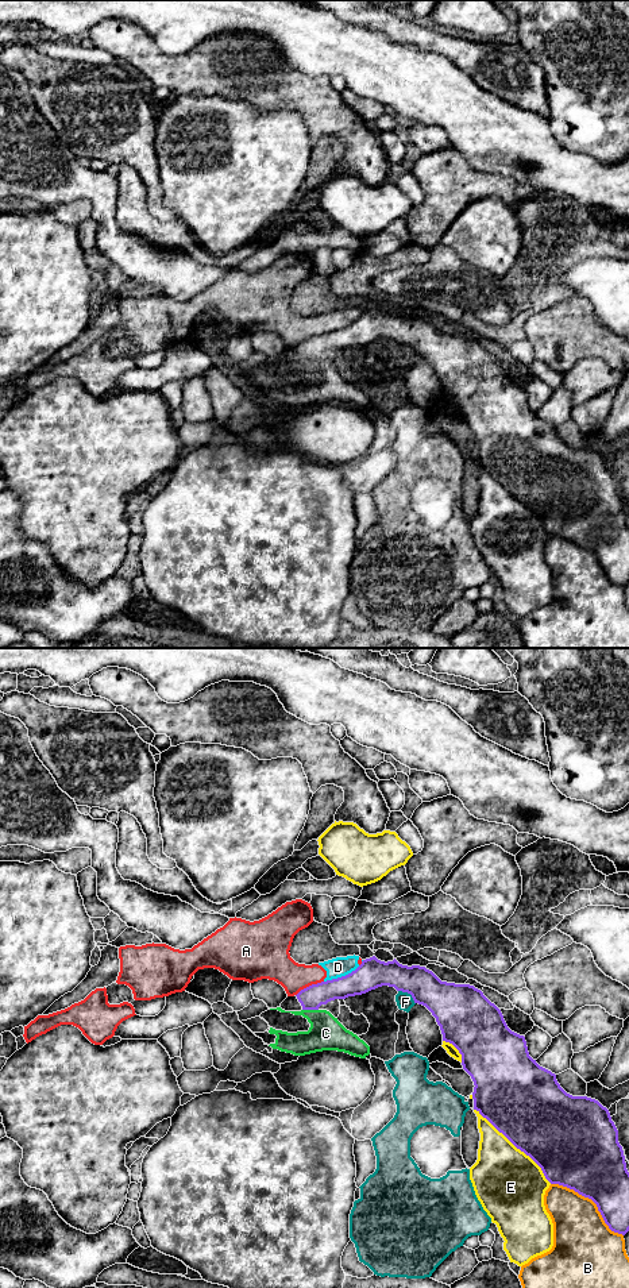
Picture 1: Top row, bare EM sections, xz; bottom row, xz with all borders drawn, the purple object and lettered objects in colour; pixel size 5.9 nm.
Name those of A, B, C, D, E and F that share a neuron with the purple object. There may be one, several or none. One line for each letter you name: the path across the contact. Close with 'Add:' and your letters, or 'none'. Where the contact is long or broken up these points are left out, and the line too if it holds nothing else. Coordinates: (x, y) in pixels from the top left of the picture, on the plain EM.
C: runs through xz (311, 350), (311, 361), (323, 376), (325, 385)
Add: C

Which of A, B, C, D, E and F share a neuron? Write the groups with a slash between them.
A D / B / C / E / F

